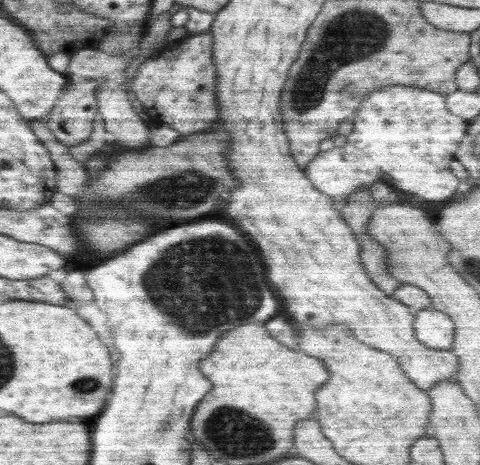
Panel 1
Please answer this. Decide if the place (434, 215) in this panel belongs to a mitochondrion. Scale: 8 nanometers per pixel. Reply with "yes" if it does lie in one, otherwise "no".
no

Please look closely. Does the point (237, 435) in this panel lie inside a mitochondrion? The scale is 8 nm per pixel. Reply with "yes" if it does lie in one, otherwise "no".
yes

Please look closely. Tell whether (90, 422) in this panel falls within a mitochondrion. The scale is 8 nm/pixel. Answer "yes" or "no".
no

